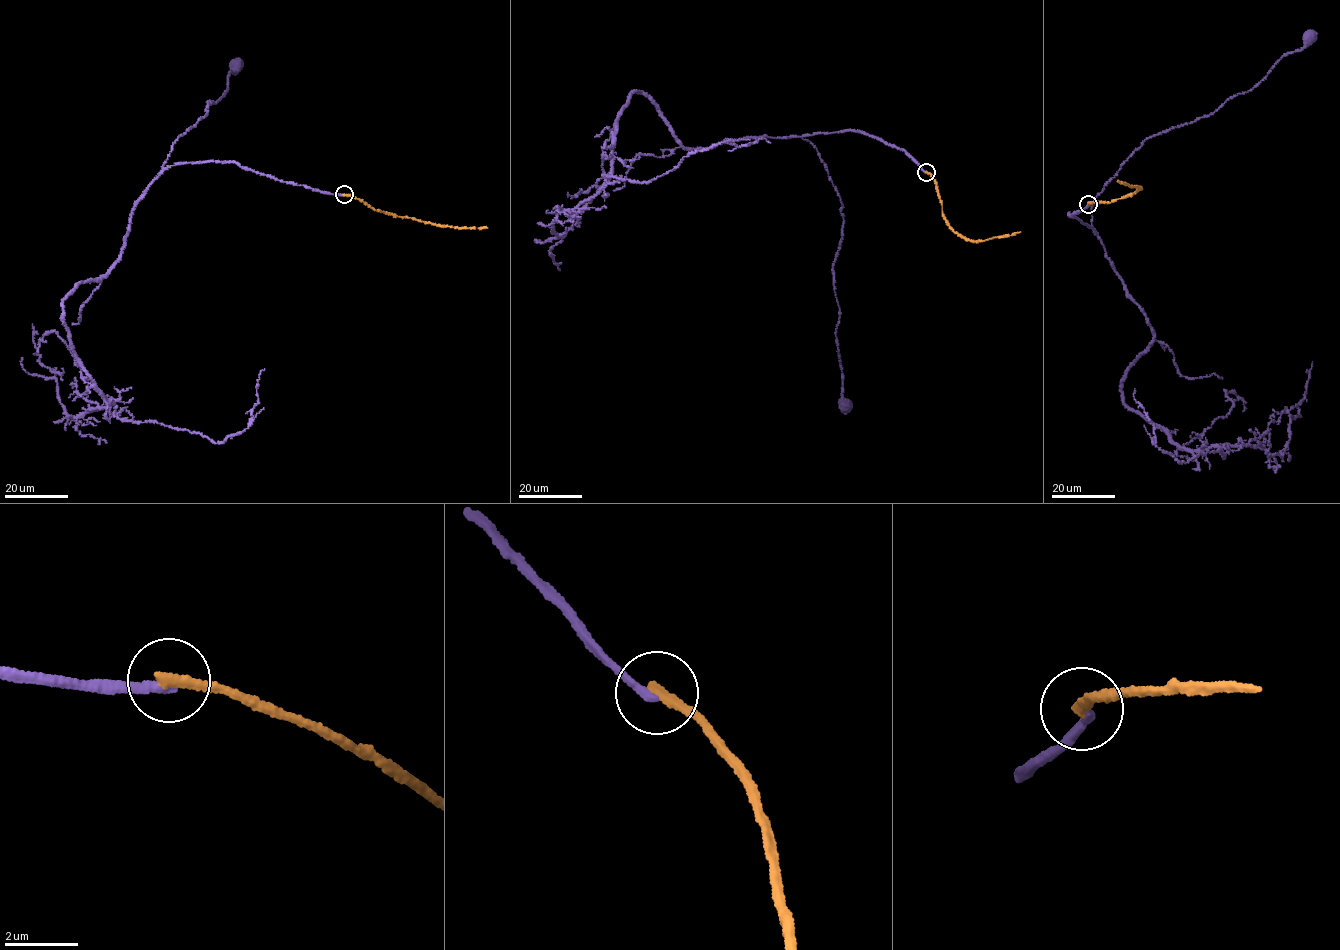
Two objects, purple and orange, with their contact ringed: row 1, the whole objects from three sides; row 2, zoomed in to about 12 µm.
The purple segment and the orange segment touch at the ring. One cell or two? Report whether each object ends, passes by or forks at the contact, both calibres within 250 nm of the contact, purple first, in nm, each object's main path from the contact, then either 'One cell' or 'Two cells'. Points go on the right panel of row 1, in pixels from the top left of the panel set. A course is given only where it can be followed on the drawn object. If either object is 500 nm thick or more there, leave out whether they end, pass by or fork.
At the ring purple ends. At the ring orange ends. Thickness 240 nm (purple) against 280 nm. Course of purple: (1088, 204), (1068, 214), (1097, 234), (1093, 200), (1133, 151), (1250, 91), (1310, 37). Course of orange: (1088, 204), (1107, 203), (1140, 189), (1117, 182). Two cells

